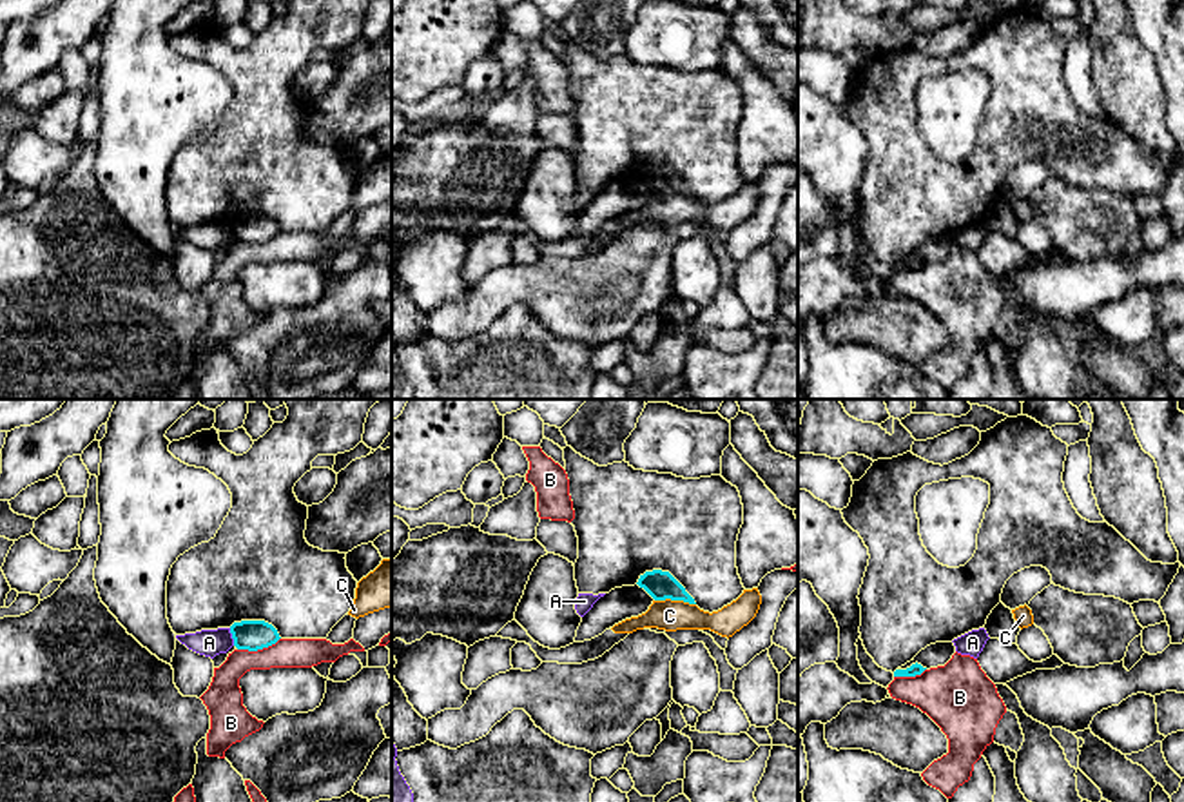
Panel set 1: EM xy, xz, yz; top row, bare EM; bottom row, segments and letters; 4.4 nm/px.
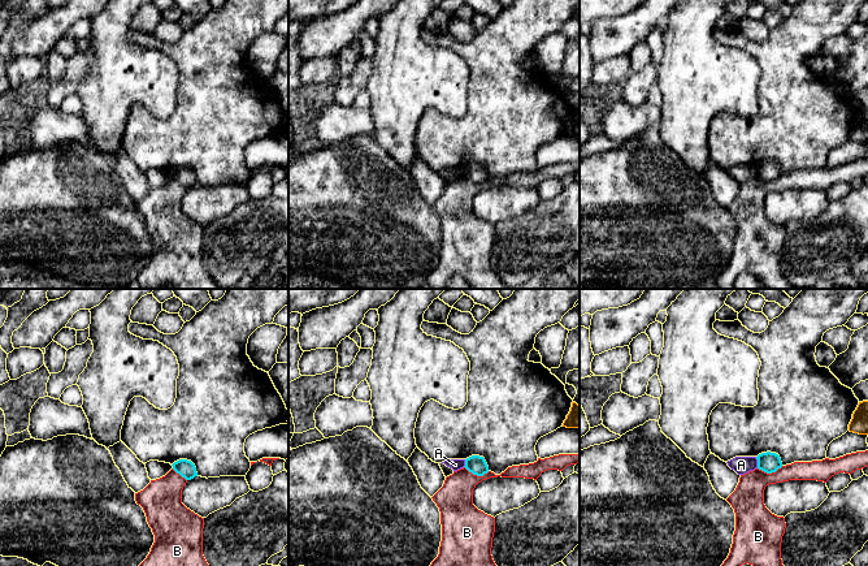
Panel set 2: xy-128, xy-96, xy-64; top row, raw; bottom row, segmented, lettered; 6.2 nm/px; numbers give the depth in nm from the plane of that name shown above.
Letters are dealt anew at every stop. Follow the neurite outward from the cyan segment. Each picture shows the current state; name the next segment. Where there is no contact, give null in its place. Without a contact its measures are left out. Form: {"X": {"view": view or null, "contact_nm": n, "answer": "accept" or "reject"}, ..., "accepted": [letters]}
{"A": {"view": "xy", "contact_nm": 80, "answer": "reject"}, "B": {"view": "xy", "contact_nm": 200, "answer": "reject"}, "C": {"view": "xz", "contact_nm": 190, "answer": "reject"}, "accepted": []}

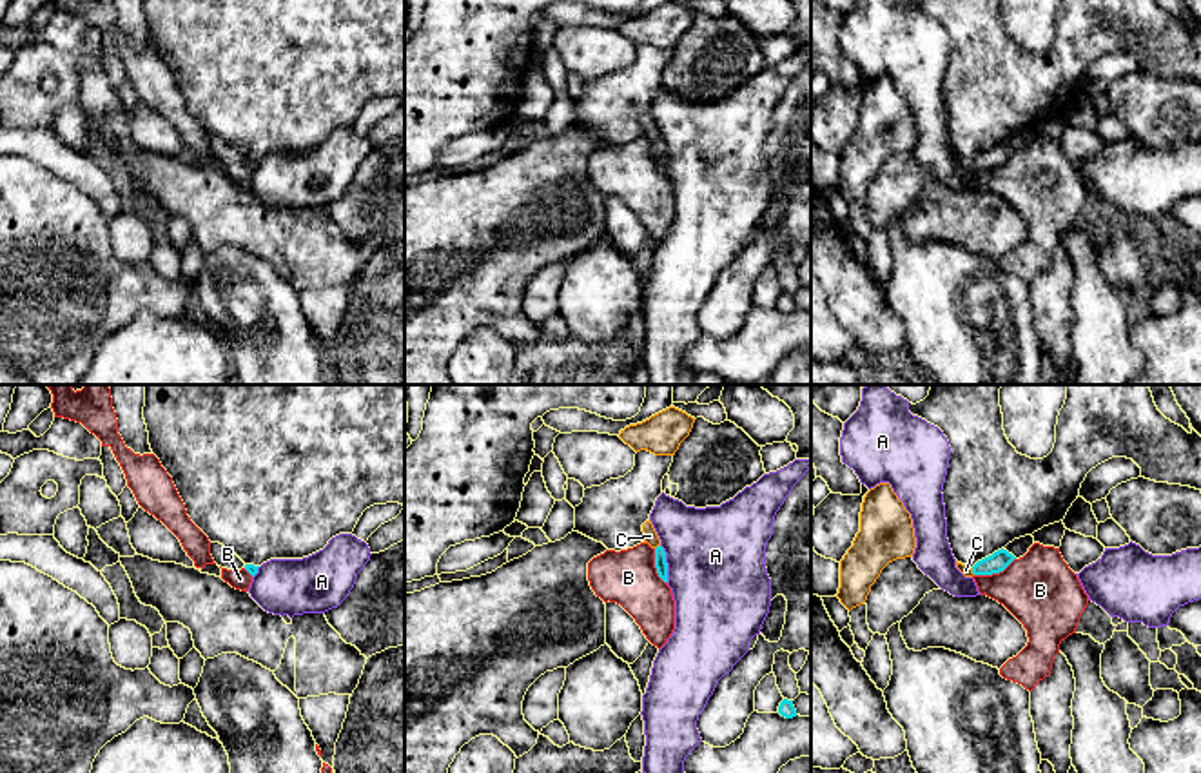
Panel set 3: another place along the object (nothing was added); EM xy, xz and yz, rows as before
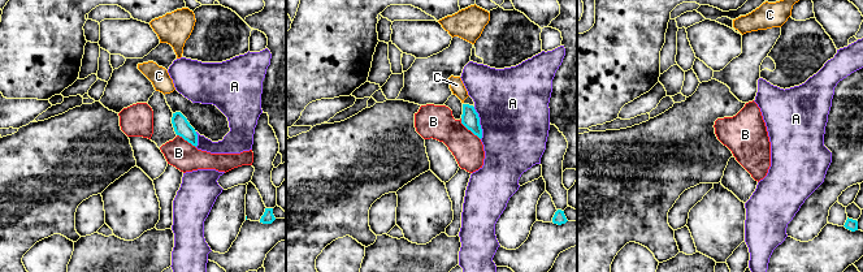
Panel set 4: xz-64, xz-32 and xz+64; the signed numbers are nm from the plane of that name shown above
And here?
{"A": {"view": "xz", "contact_nm": 170, "answer": "reject"}, "B": {"view": "yz", "contact_nm": 200, "answer": "reject"}, "C": {"view": "xz", "contact_nm": 30, "answer": "accept"}, "accepted": ["C"]}

